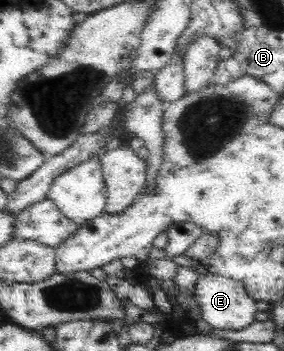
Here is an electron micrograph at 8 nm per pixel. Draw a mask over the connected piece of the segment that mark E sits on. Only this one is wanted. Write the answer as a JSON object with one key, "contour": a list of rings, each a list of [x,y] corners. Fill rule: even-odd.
{"contour":[[[207,272],[204,276],[199,276],[194,284],[193,293],[202,320],[212,329],[232,329],[238,330],[254,322],[254,316],[261,308],[261,305],[254,301],[240,282],[236,280],[218,276],[212,272]]]}

